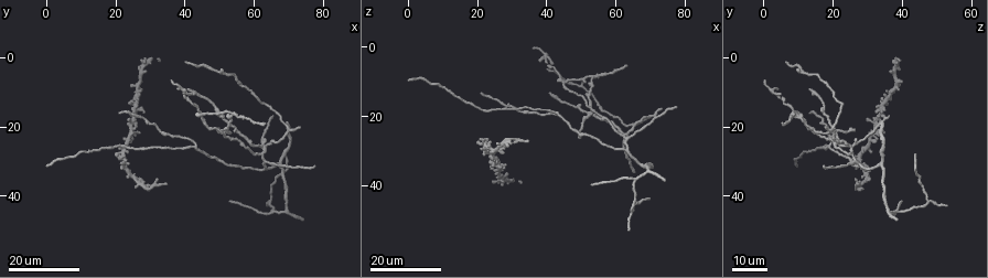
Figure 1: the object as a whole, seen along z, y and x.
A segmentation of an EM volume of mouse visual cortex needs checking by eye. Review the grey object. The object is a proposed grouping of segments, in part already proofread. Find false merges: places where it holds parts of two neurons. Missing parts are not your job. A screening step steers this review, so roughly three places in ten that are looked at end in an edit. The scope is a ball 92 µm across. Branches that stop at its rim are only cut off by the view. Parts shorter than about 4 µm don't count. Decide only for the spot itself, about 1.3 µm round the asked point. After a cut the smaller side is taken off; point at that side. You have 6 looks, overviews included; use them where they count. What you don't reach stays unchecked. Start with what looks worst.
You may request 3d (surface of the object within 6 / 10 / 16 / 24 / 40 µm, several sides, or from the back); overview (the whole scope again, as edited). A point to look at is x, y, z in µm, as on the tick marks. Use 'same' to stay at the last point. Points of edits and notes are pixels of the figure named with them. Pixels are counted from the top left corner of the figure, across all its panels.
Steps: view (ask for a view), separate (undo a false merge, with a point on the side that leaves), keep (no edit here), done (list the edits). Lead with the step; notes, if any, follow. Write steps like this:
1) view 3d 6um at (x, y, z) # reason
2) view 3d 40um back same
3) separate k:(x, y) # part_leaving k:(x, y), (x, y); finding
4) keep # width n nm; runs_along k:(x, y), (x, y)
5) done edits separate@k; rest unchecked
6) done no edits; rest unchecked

view 3d 16um at (45.5, 16.0, 10.5) # four or more arms meet

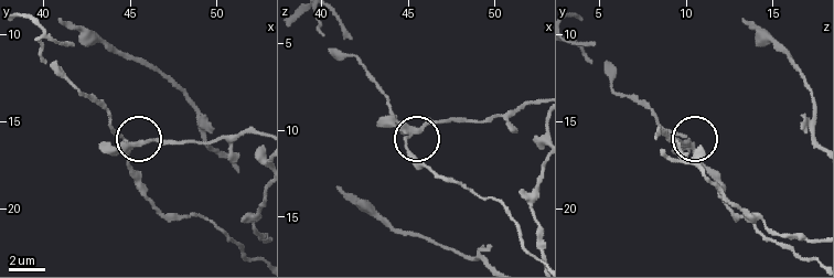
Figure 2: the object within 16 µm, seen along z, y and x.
view 3d 6um at (45.2, 16.3, 10.0)

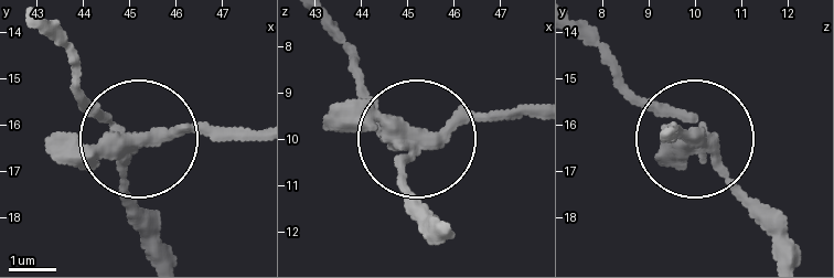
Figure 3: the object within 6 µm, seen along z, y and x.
separate 3:(212, 139) # width 340 nm; part_leaving 3:(141, 137), (256, 137); two neurons meet here

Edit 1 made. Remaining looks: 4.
view overview # see it whole again

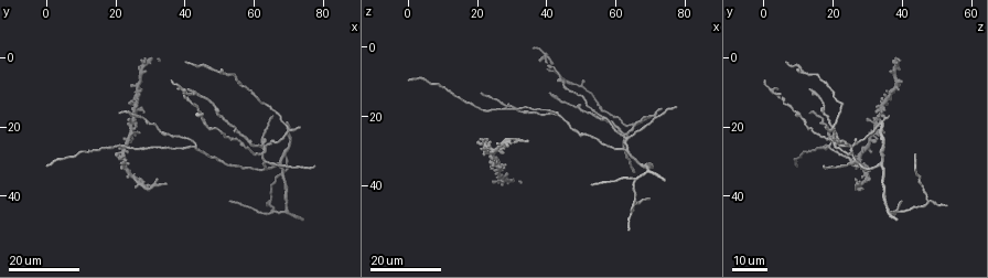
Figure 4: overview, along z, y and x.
view 3d 24um at (63.0, 26.0, 25.0) # four or more arms meet

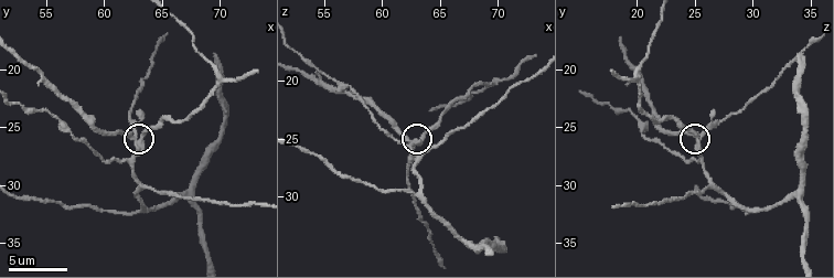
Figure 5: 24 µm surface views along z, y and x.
view 3d 6um at (63.0, 25.6, 25.2)

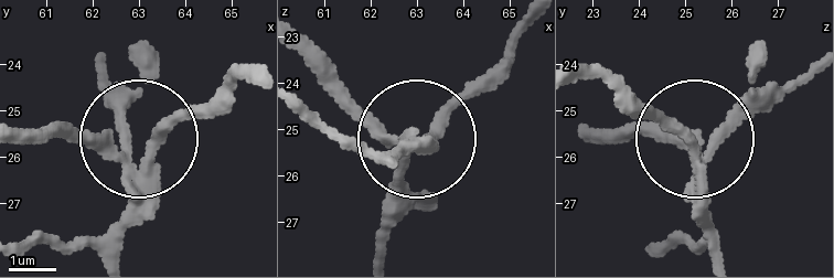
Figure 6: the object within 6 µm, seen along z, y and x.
separate 6:(93, 136) # side_arm 33 um; part_leaving 6:(128, 177), (96, 148), (24, 132); two neurons meet here

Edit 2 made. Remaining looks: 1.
done edits separate@3, separate@6; rest unchecked

